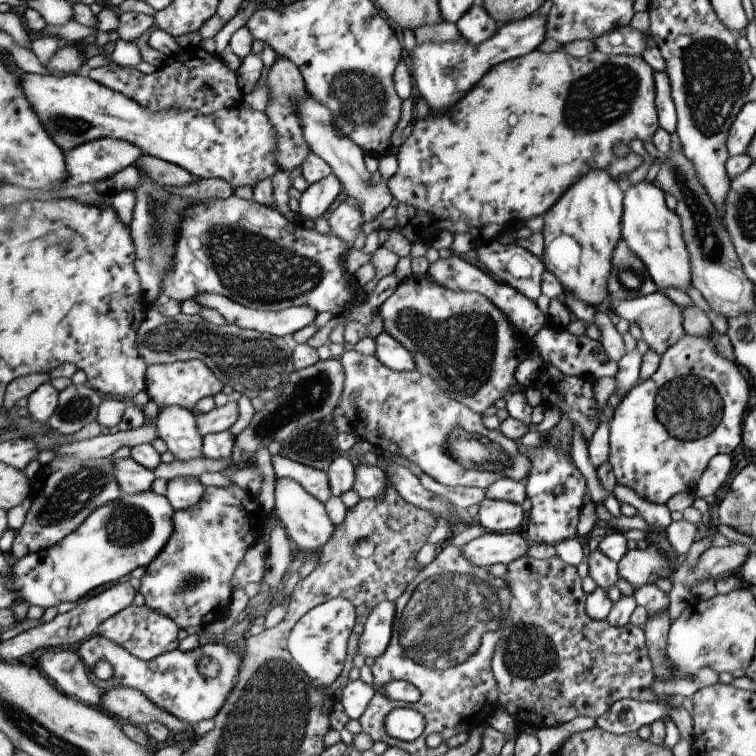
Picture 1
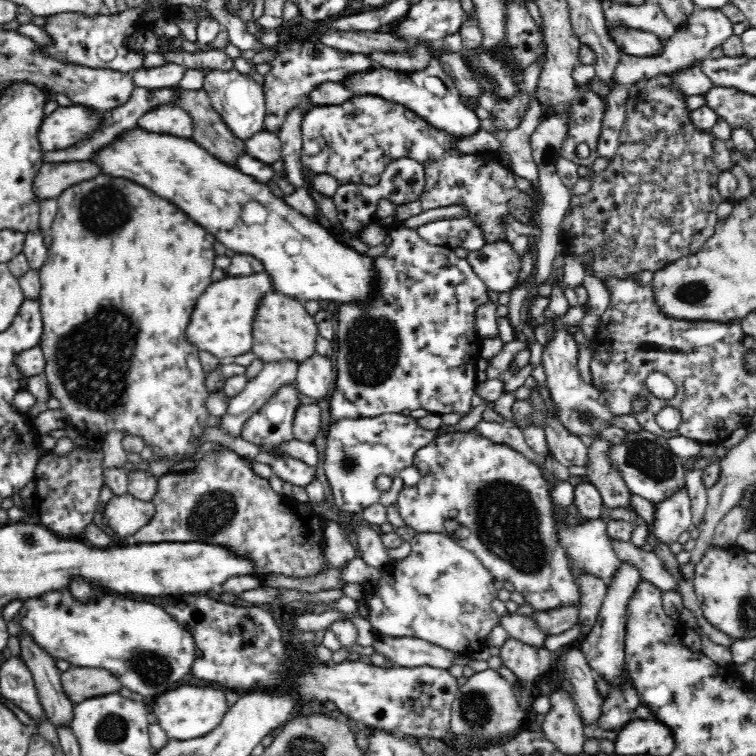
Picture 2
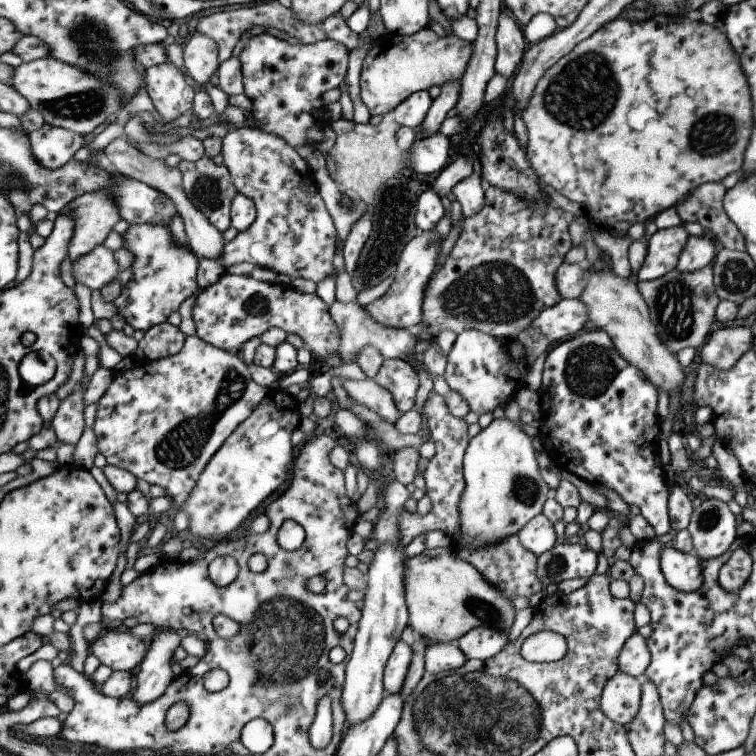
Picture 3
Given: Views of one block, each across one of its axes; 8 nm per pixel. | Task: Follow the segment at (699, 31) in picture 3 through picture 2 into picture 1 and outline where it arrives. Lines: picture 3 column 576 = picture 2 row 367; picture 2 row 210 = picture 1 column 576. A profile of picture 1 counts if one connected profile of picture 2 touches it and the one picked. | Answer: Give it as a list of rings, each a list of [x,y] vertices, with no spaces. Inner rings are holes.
[[[563,48],[543,54],[539,50],[533,50],[521,58],[507,60],[495,68],[491,68],[447,114],[443,116],[433,116],[433,112],[427,114],[425,120],[413,118],[413,132],[407,140],[401,142],[395,158],[397,158],[397,172],[387,180],[387,188],[391,196],[397,202],[409,204],[415,208],[415,218],[411,220],[411,226],[415,228],[417,234],[439,234],[441,230],[447,230],[451,234],[473,234],[473,248],[483,246],[491,240],[495,240],[499,234],[505,232],[505,226],[515,220],[515,222],[527,222],[535,216],[543,216],[549,212],[555,202],[575,184],[579,182],[585,174],[595,172],[595,170],[605,170],[615,182],[625,180],[637,166],[641,166],[643,160],[639,154],[629,152],[625,156],[615,156],[613,146],[619,142],[629,144],[629,140],[641,140],[647,142],[651,140],[653,132],[659,128],[659,118],[657,118],[657,108],[655,108],[655,80],[653,80],[653,68],[641,58],[641,56],[607,56],[603,52],[593,52],[583,58],[571,58],[565,54]]]

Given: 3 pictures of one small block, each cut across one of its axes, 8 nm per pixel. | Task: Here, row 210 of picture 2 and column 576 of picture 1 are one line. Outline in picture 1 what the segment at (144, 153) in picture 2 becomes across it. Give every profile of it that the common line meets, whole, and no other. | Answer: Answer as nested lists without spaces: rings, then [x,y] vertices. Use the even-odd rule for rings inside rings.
[[[595,170],[575,182],[555,206],[543,214],[543,266],[559,280],[563,294],[583,300],[585,304],[599,308],[609,296],[609,272],[611,258],[617,242],[621,240],[623,218],[623,192],[617,182],[605,172]]]

